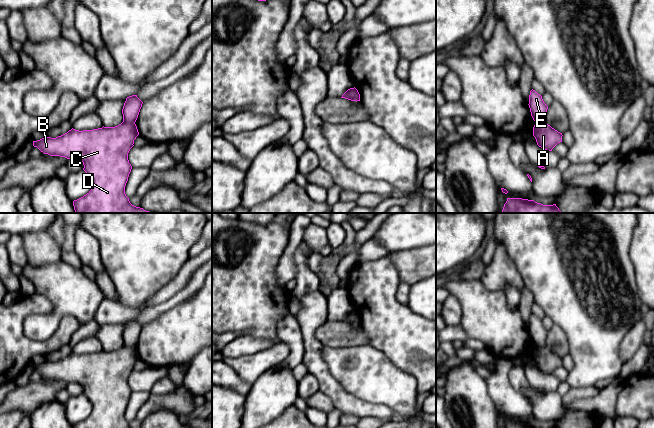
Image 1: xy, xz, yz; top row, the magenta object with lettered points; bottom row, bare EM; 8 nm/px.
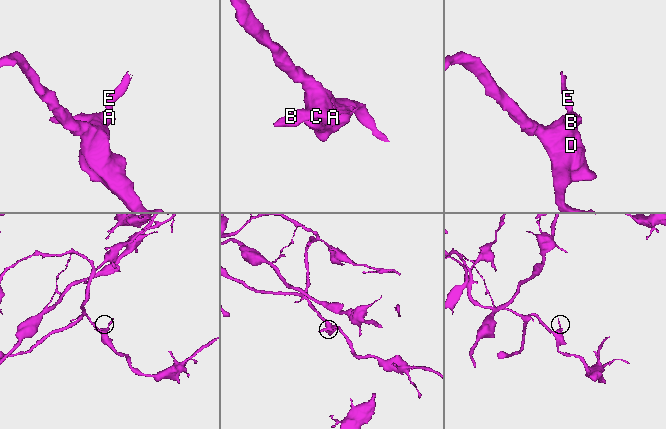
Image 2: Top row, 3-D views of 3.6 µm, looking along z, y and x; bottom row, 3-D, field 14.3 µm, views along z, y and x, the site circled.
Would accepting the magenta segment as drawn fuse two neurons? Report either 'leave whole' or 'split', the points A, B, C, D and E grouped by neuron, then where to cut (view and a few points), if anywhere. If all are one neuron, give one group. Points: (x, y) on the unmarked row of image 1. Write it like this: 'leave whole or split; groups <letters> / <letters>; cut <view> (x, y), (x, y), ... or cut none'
split; groups A B C D / E; cut xy (123, 344), (134, 347)

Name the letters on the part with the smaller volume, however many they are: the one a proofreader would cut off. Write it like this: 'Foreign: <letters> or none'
Foreign: E

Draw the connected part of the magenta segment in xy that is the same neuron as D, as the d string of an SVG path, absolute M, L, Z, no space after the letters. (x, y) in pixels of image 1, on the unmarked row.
M122 346L115 351L102 351L93 354L71 353L67 357L51 362L33 365L44 378L60 380L67 383L75 382L83 386L83 394L90 400L93 409L91 414L83 421L74 424L73 428L131 428L125 418L132 390L128 384L128 377L134 370L134 364L139 359L135 347Z

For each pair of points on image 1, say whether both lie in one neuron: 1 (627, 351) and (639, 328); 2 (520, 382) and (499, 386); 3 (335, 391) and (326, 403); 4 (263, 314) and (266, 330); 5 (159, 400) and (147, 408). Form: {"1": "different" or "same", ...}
{"1": "same", "2": "different", "3": "different", "4": "same", "5": "same"}

